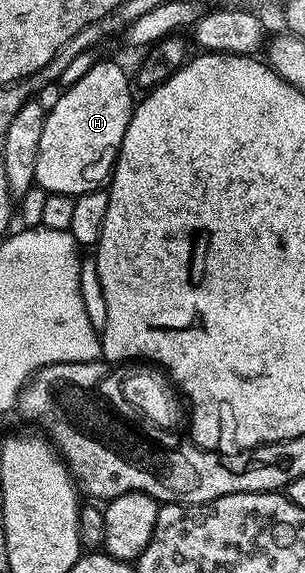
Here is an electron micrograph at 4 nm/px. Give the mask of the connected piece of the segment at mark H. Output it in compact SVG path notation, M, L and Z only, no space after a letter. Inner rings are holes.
M96 63L69 91L64 91L56 99L53 107L47 108L44 116L44 128L42 129L42 141L38 141L38 165L36 166L35 186L41 187L44 193L62 193L63 195L77 196L85 195L87 191L101 190L109 182L112 174L112 168L116 165L116 158L120 152L122 145L122 137L126 137L126 129L130 125L130 117L132 116L132 108L134 106L134 98L132 99L133 84L130 82L130 75L123 71L116 63Z

